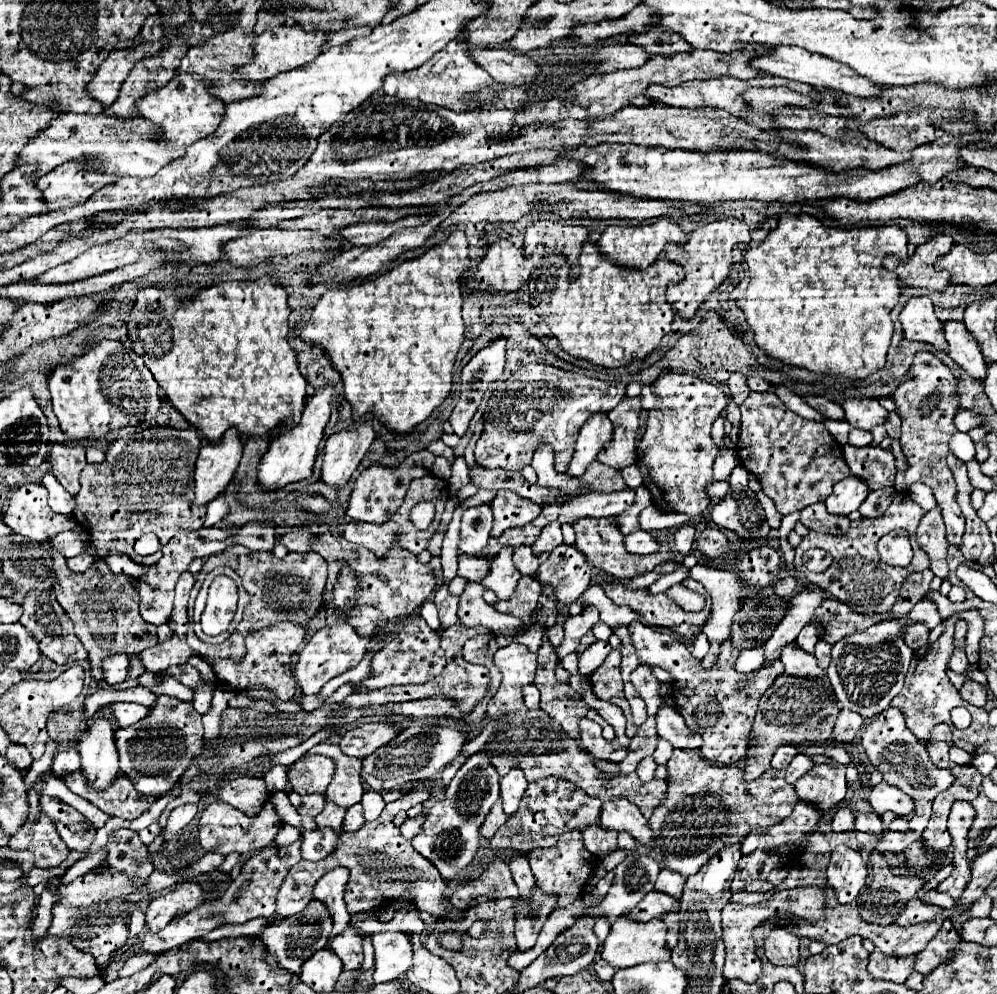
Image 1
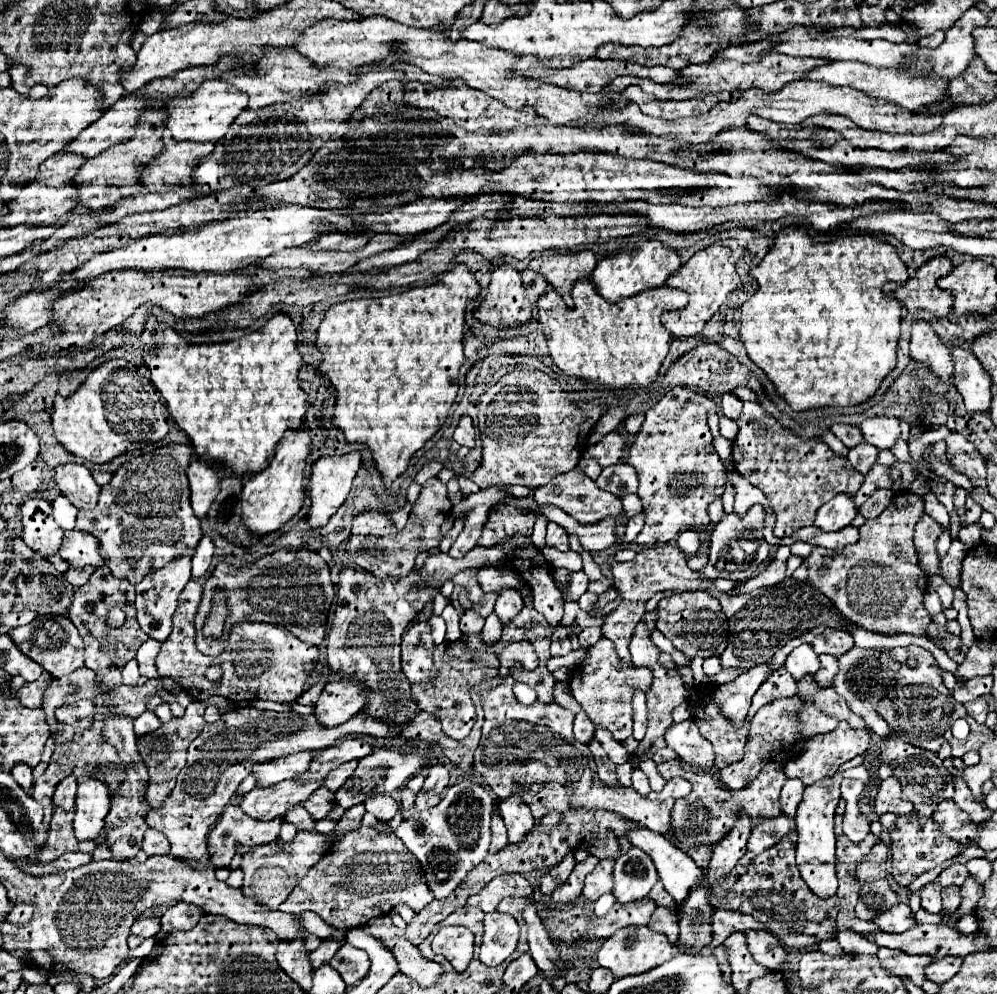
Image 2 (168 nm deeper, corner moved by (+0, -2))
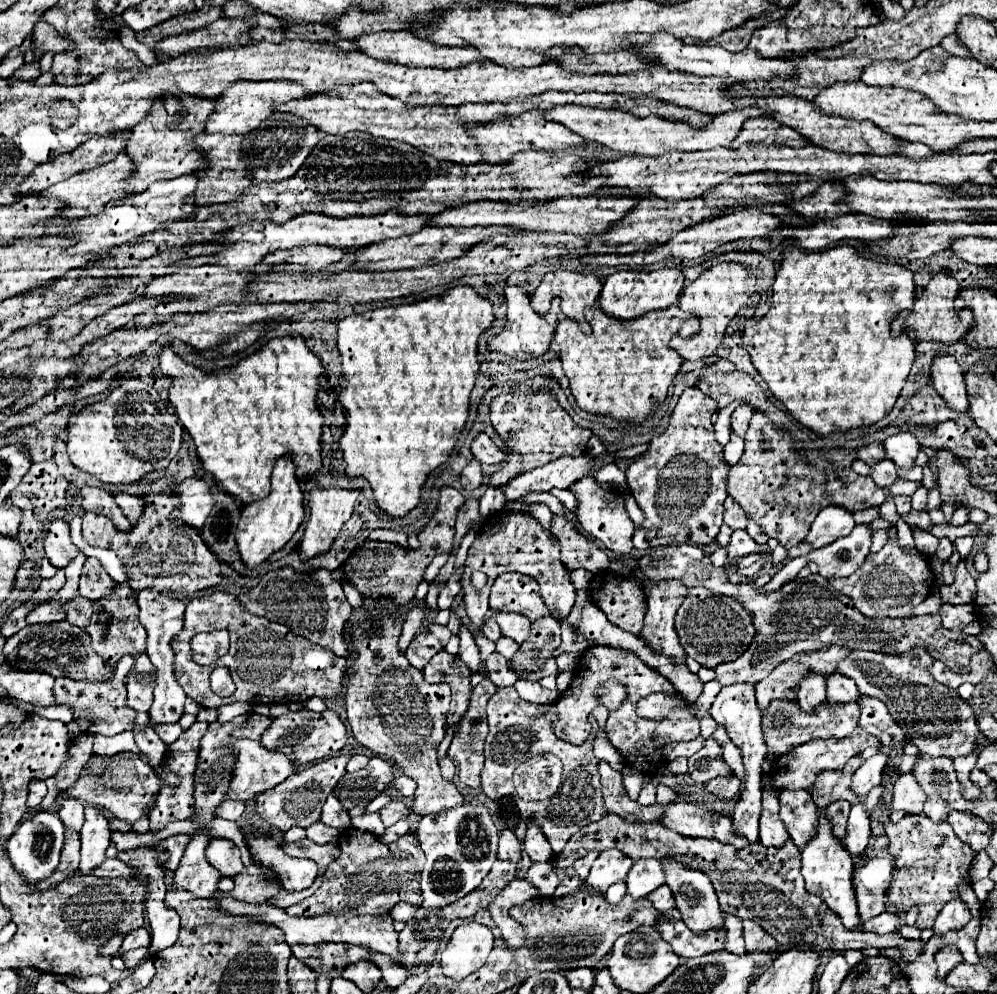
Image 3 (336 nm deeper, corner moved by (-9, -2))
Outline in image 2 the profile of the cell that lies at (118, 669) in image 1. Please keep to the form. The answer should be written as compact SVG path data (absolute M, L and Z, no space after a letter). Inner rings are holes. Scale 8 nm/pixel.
M131 659L131 661L127 661L127 665L123 667L123 683L125 685L137 685L137 679L139 679L139 667L137 667L137 661L135 659Z

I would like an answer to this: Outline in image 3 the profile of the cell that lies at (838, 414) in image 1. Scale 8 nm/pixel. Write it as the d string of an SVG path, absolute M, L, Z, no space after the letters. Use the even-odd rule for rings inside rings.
M870 443L868 447L862 447L858 451L858 459L864 461L866 465L876 465L880 461L886 459L886 451L884 451L884 445L880 443Z

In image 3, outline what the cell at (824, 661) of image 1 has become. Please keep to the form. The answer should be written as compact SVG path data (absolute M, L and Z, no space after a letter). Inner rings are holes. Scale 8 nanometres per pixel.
M828 675L826 685L828 685L828 703L830 705L852 703L860 697L856 683L844 675Z

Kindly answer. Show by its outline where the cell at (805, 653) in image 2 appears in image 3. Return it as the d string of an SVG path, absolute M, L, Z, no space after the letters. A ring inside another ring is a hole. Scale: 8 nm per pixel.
M804 677L798 693L800 709L804 713L814 713L820 705L826 703L826 681L824 677Z

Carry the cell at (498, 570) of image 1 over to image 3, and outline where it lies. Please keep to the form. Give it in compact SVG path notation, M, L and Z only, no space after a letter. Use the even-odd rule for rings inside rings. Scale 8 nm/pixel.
M489 610L485 619L494 617L496 623L500 625L500 631L504 637L514 639L516 643L524 643L530 633L530 621L526 617L520 617L516 613L496 612Z

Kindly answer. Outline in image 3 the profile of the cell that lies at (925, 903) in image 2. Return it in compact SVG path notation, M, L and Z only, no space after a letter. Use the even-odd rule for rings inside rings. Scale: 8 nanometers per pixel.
M906 815L898 823L886 823L886 837L890 841L888 853L896 861L894 879L886 889L886 901L896 907L898 913L918 907L918 929L930 929L942 907L952 899L961 898L959 885L970 883L968 869L976 853L960 843L950 823L936 825L924 815Z

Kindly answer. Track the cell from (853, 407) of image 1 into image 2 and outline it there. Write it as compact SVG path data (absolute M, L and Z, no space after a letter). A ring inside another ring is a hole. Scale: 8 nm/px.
M869 417L859 425L863 439L877 449L891 449L901 435L899 419L895 417Z

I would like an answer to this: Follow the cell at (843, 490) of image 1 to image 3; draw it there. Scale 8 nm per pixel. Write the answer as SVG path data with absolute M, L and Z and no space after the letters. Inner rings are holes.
M836 507L822 509L818 513L818 517L814 519L814 523L810 525L806 541L814 549L820 549L840 537L846 537L852 531L852 525L856 525L852 519L852 513L848 513L844 509L836 509Z

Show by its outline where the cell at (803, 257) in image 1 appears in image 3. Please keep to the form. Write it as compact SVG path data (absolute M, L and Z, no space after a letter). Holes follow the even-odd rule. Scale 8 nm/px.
M846 245L820 253L804 253L800 249L786 251L774 279L770 311L762 319L746 321L742 345L774 397L782 401L804 427L820 437L836 431L870 427L892 411L910 375L914 343L906 333L892 339L890 323L902 311L912 311L914 289L912 273L906 267L860 257L856 249Z

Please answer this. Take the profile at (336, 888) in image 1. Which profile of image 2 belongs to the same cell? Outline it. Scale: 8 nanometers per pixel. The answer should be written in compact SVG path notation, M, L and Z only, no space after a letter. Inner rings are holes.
M325 939L325 941L321 941L319 949L315 949L315 951L311 953L313 969L317 969L321 963L327 963L327 961L335 955L335 951L337 951L339 947L341 947L341 941L337 941L337 939Z

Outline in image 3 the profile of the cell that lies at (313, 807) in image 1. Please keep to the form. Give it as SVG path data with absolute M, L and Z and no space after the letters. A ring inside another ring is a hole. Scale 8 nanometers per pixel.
M330 795L322 807L322 817L320 821L328 827L334 827L338 831L344 831L350 827L350 817L348 817L348 811L342 807L342 803Z

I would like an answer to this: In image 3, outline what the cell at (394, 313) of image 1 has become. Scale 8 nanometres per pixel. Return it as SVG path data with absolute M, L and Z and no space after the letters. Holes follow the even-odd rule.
M454 287L444 297L432 297L432 299L424 299L424 301L410 303L410 305L398 305L398 307L380 307L380 309L366 311L362 315L350 315L338 323L338 349L342 355L342 369L344 369L344 381L346 381L346 389L342 389L338 393L338 399L348 413L346 415L346 431L340 439L340 449L342 449L342 455L346 461L344 473L348 479L364 477L370 483L370 489L374 493L374 503L378 503L378 507L382 507L390 517L404 517L414 507L418 507L420 505L420 491L422 491L422 485L426 483L426 477L452 455L454 445L458 441L458 435L464 429L466 419L468 419L470 391L474 387L478 367L480 367L478 365L478 351L476 351L478 337L492 325L492 321L494 321L494 313L492 313L490 301L476 295L470 287Z

